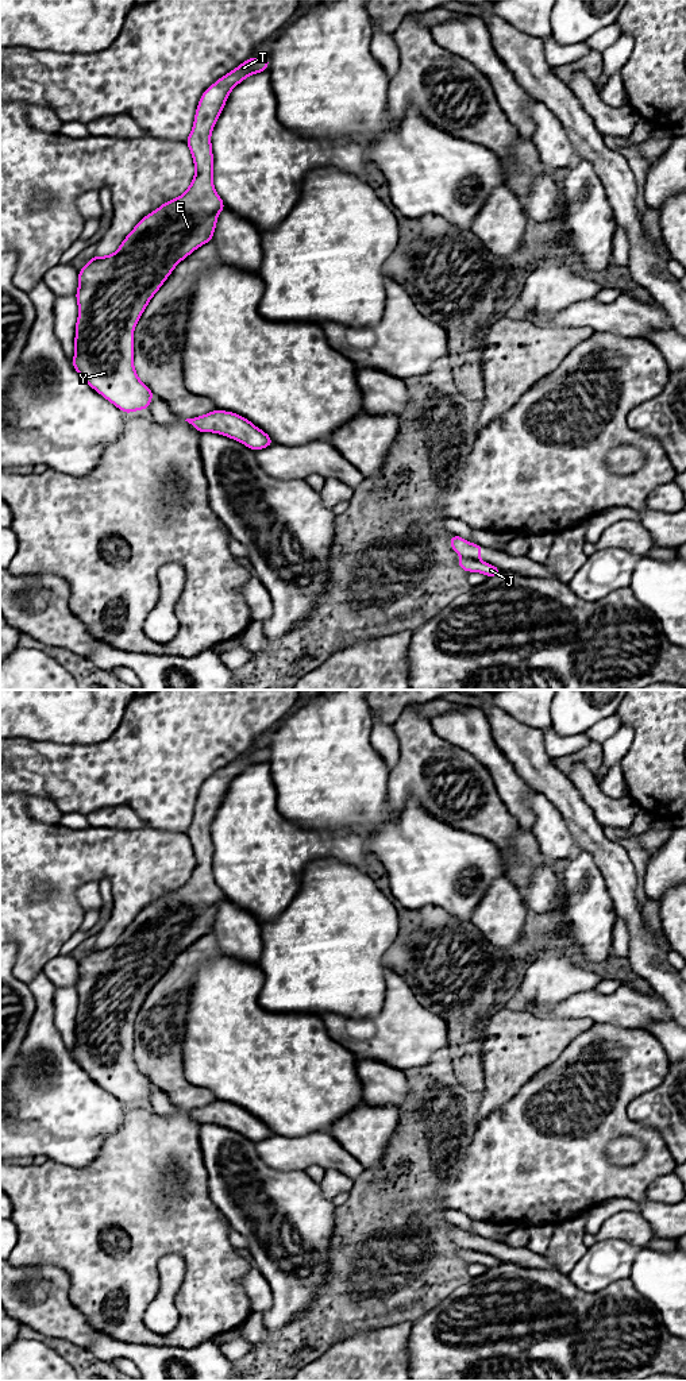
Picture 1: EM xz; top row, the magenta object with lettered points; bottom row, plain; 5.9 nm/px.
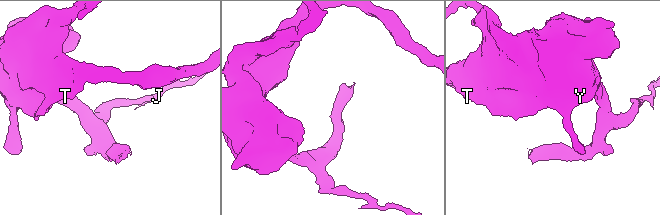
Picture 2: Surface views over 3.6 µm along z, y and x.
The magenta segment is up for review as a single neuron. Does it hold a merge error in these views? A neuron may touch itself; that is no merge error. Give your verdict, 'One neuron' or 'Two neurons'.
Two neurons

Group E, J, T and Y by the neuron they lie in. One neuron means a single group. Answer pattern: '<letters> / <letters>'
E T Y / J

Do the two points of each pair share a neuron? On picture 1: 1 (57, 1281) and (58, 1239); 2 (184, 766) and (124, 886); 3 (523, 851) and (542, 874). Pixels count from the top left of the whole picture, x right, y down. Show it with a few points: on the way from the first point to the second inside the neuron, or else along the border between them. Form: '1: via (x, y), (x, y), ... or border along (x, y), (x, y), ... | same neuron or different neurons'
1: border along (24, 1266), (62, 1268), (70, 1295) | different neurons
2: border along (147, 826), (184, 833) | different neurons
3: border along (550, 865), (539, 865), (532, 879), (523, 887) | different neurons

